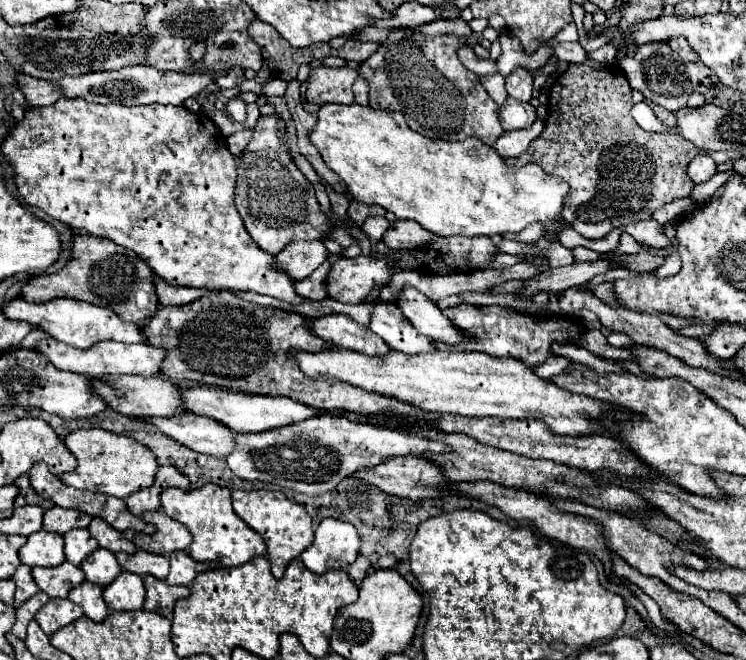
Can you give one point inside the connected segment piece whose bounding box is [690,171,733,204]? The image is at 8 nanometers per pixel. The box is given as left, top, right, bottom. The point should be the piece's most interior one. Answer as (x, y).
(701, 192)

